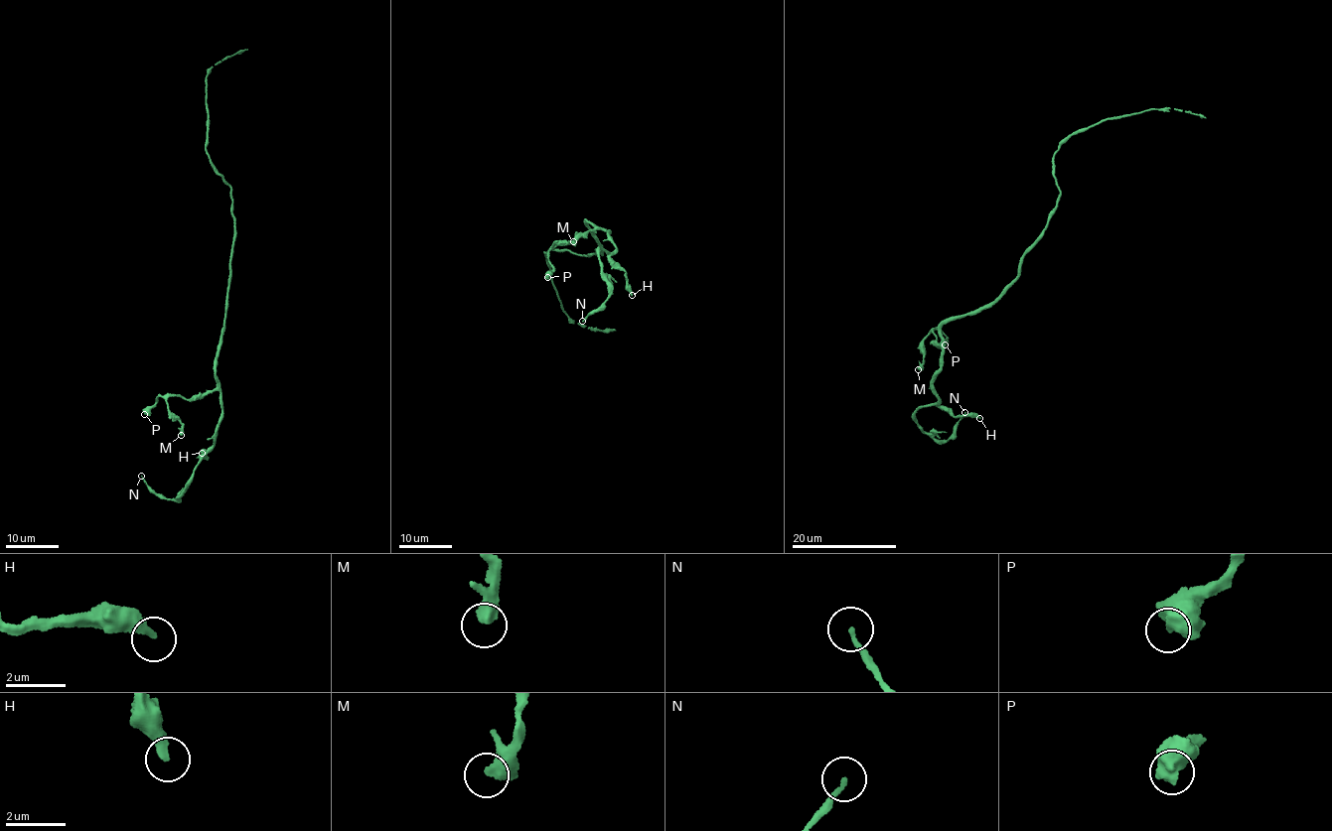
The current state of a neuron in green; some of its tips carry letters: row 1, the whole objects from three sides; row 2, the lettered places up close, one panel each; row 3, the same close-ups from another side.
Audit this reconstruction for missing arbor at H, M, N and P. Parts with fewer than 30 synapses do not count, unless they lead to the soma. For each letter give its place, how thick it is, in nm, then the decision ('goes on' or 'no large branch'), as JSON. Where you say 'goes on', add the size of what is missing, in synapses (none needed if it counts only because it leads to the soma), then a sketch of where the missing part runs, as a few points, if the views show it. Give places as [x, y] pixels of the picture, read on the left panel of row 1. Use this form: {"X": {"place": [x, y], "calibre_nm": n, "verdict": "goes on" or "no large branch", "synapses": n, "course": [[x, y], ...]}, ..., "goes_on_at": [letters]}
{"H": {"place": [202, 453], "calibre_nm": 360, "verdict": "no large branch"}, "M": {"place": [181, 435], "calibre_nm": 400, "verdict": "no large branch"}, "N": {"place": [141, 476], "calibre_nm": 160, "verdict": "no large branch"}, "P": {"place": [144, 414], "calibre_nm": 700, "verdict": "no large branch"}, "goes_on_at": []}

